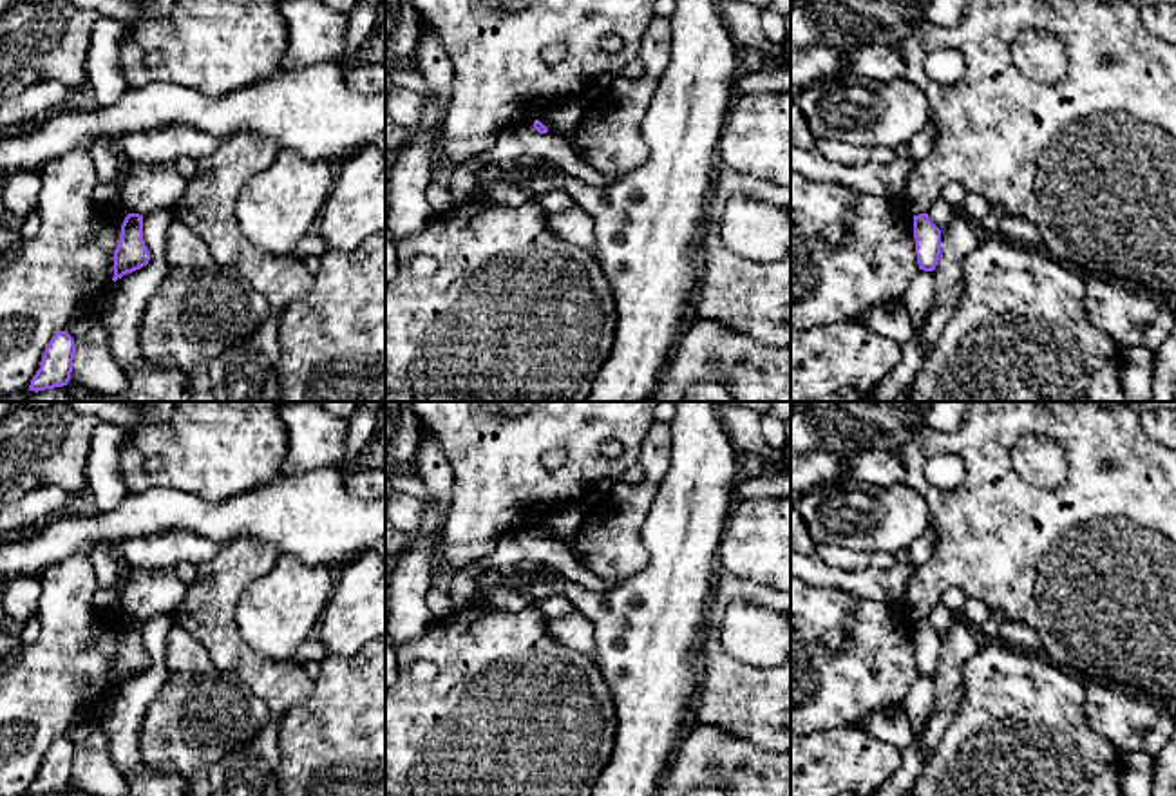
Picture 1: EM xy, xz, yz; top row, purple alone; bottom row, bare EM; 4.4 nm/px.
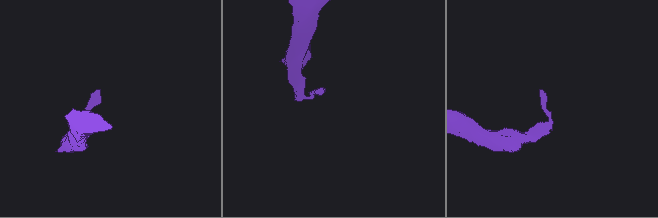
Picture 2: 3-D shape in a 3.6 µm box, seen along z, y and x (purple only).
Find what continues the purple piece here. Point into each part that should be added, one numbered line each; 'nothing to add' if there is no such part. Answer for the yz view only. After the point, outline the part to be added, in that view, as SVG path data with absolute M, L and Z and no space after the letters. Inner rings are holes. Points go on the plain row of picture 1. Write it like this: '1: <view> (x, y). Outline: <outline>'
nothing to add

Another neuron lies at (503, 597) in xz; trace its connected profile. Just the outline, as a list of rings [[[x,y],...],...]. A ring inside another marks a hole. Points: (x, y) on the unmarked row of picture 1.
[[[483,583],[472,602],[481,608],[501,611],[519,611],[536,606],[545,617],[564,617],[575,611],[575,606],[566,597],[532,597],[507,584],[492,586]]]

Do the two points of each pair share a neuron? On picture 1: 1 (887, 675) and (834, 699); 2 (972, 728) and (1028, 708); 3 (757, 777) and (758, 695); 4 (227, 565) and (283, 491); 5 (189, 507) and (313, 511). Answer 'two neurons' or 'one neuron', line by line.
1: one neuron
2: one neuron
3: two neurons
4: two neurons
5: one neuron

